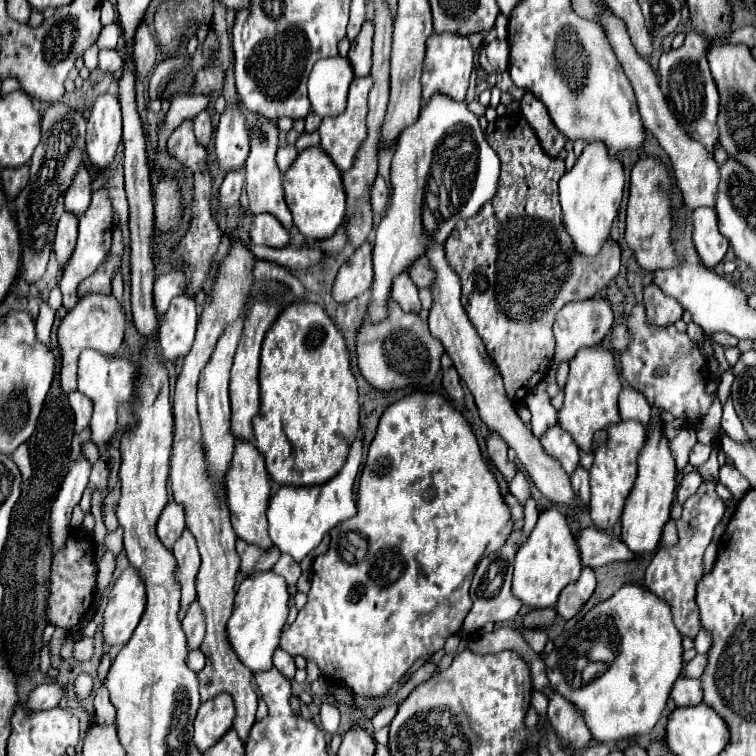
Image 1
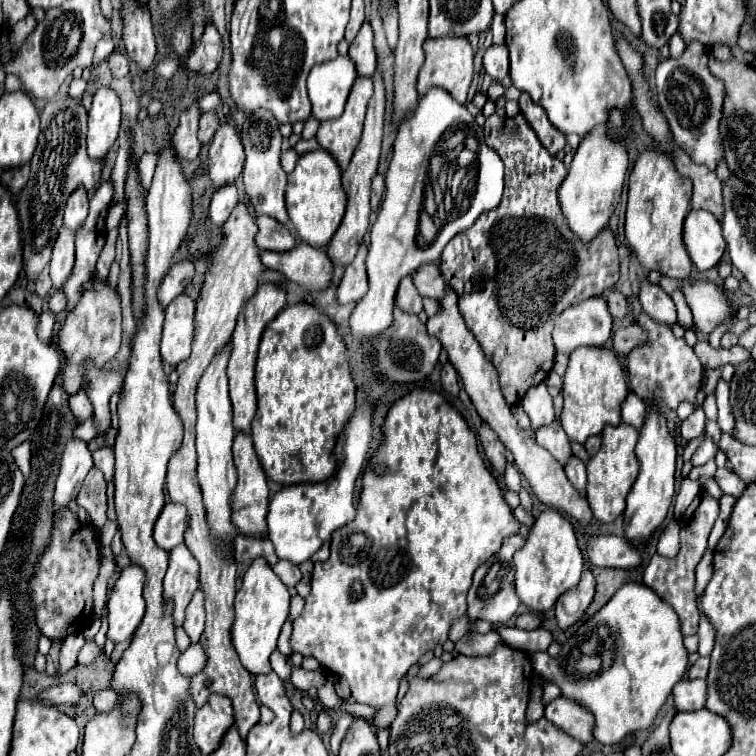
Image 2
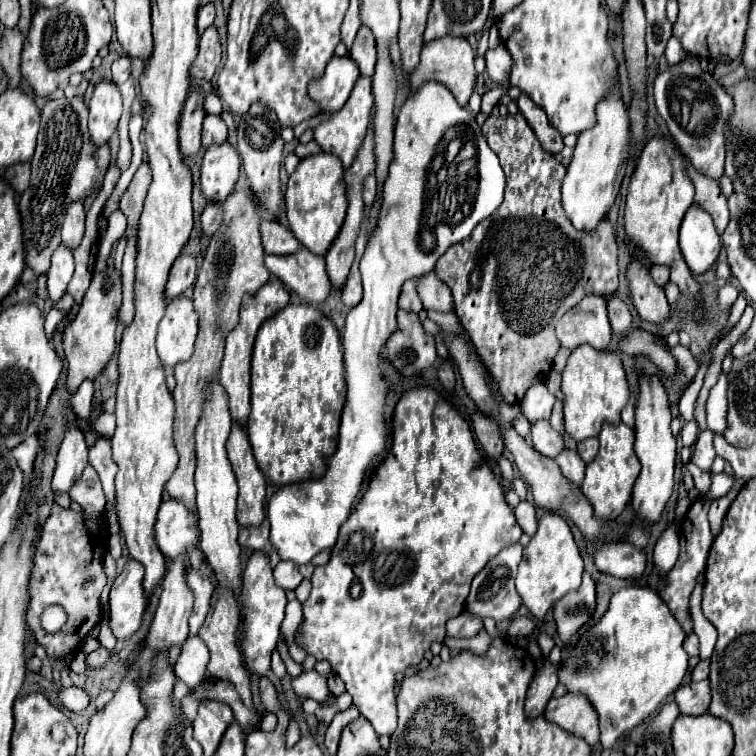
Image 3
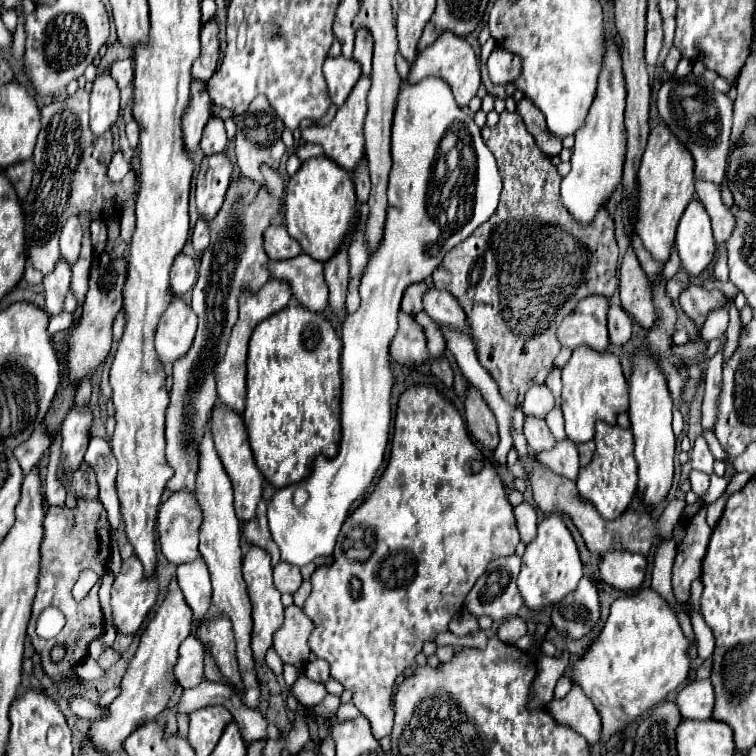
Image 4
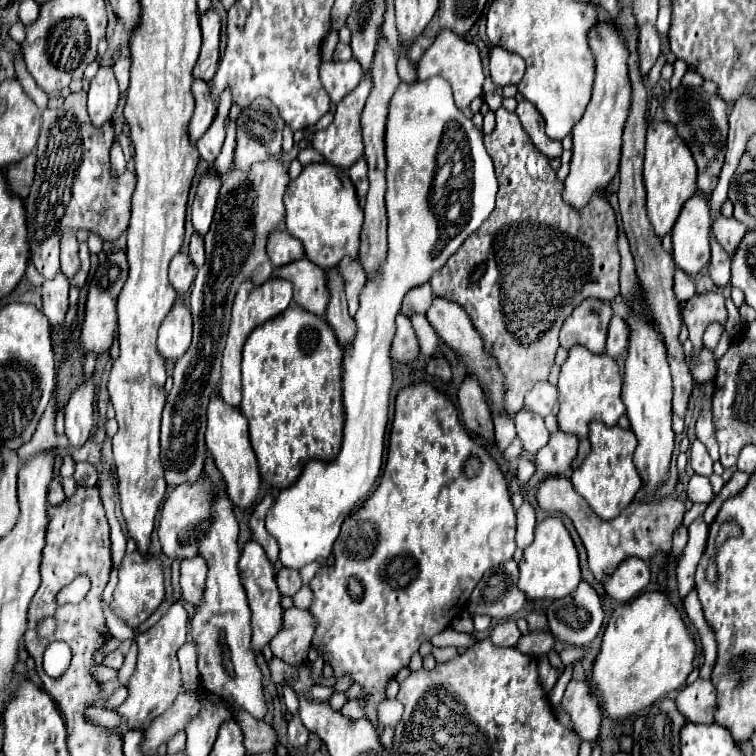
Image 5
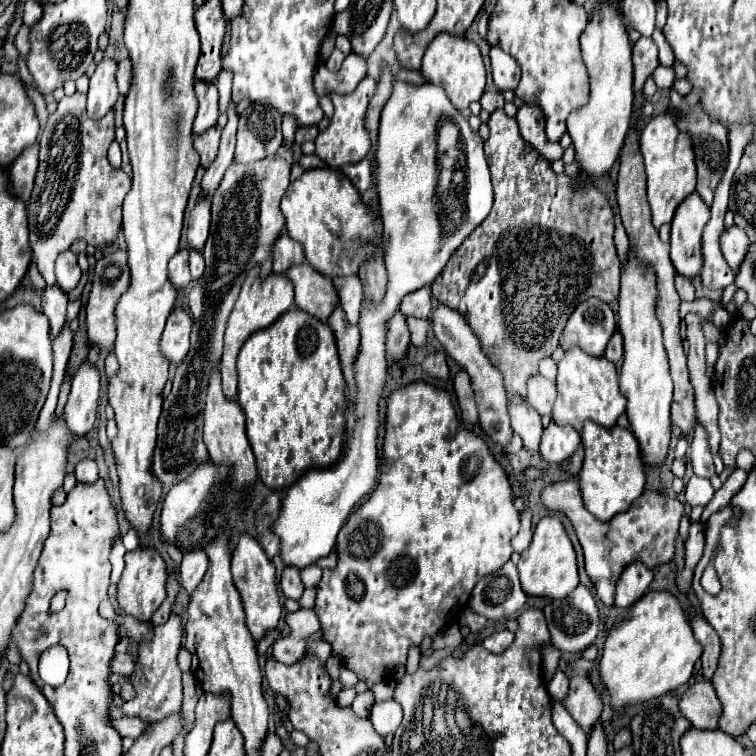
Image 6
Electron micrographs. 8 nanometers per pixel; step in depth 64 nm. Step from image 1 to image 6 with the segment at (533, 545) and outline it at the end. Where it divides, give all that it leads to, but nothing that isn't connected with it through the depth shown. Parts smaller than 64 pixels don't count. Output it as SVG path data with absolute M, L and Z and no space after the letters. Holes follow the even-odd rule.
M544 516L536 524L532 544L520 556L518 572L520 572L520 584L528 596L564 598L578 586L576 554L558 516Z

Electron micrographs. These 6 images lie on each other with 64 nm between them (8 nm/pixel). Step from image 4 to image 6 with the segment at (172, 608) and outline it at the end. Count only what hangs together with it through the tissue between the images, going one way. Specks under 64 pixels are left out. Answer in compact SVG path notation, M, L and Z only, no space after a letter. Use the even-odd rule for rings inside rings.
M170 616L170 620L162 626L154 626L154 638L148 644L140 644L138 648L138 660L136 668L130 676L136 698L130 702L124 702L124 714L126 716L138 716L142 720L158 722L168 716L174 716L182 708L182 684L180 684L180 668L176 662L178 650L182 648L182 628L180 628L180 618Z

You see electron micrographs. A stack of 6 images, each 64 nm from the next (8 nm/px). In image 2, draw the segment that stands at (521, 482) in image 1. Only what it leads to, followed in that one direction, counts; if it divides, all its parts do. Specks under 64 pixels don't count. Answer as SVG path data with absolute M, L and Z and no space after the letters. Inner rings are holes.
M506 462L506 468L504 468L504 480L506 480L508 490L514 490L514 492L518 492L520 486L522 486L522 484L520 484L520 474L518 474L516 466L510 464L510 462Z

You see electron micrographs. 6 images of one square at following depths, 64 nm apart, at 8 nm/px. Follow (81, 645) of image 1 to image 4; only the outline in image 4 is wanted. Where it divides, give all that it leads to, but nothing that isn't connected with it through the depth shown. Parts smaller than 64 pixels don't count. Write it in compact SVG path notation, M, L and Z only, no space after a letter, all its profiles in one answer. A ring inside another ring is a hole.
M106 648L106 650L104 650L104 654L98 658L98 664L100 664L102 668L106 668L106 670L108 670L108 668L110 668L110 666L114 666L118 660L120 660L120 652L116 652L114 648Z

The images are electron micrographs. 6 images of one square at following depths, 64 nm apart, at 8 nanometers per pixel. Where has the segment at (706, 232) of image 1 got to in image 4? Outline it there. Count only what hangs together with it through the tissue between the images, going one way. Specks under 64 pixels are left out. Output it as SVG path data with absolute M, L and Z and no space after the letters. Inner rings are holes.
M698 198L690 200L680 218L676 230L676 250L682 268L690 276L698 276L712 262L716 254L708 212Z

